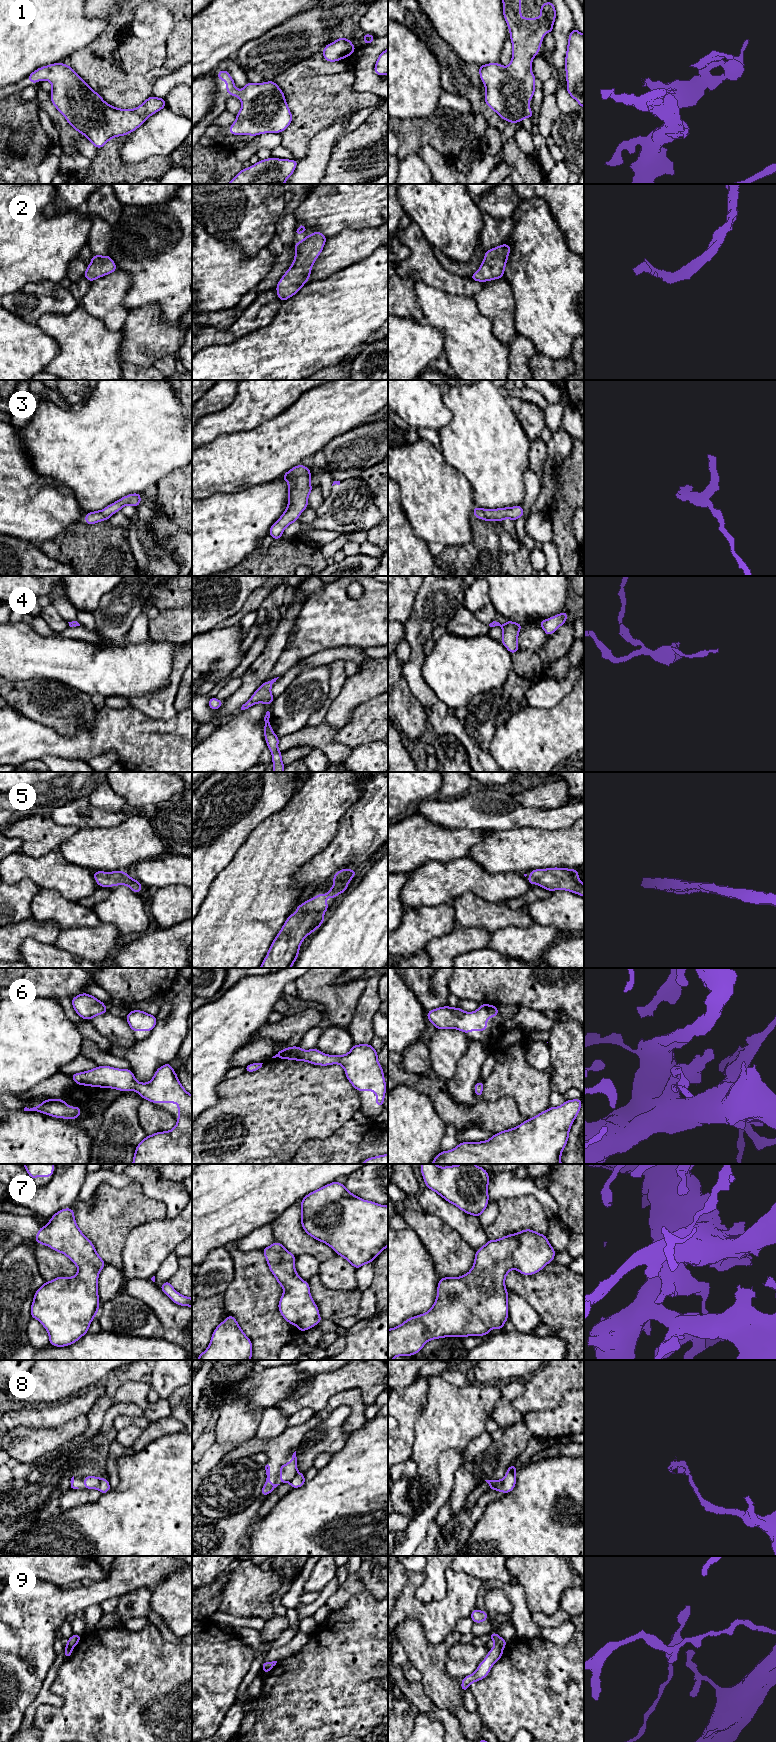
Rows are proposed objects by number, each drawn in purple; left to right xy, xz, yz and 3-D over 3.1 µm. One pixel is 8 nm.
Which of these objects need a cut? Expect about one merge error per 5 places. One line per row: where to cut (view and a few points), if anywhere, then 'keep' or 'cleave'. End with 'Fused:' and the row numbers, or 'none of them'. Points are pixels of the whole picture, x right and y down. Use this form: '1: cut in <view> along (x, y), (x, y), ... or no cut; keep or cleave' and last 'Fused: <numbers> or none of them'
1: no cut; keep
2: no cut; keep
3: no cut; keep
4: no cut; keep
5: no cut; keep
6: no cut; keep
7: no cut; keep
8: cut in xy along (99, 1478), (99, 1484), (96, 1488); cleave
9: cut in yz along (495, 1644), (503, 1647); cleave
Fused: 8, 9

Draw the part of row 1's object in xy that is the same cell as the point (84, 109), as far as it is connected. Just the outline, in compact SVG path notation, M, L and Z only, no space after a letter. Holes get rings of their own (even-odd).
M63 62L38 68L26 79L32 84L49 81L52 84L51 103L97 149L114 137L135 131L151 115L166 108L165 98L152 95L135 109L113 107Z

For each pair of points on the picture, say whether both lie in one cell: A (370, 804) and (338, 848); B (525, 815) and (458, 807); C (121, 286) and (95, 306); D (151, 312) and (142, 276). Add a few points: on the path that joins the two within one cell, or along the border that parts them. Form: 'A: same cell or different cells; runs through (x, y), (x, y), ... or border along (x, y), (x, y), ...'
A: same cell; runs through (370, 815), (349, 837)
B: same cell; runs through (508, 816), (488, 817), (475, 811)
C: same cell; runs through (115, 287), (101, 301)
D: different cells; border along (130, 310), (156, 304), (160, 316), (165, 321)

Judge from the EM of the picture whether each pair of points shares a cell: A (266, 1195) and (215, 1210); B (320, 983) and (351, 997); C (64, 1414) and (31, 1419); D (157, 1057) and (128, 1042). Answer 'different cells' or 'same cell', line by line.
A: same cell
B: same cell
C: same cell
D: different cells

